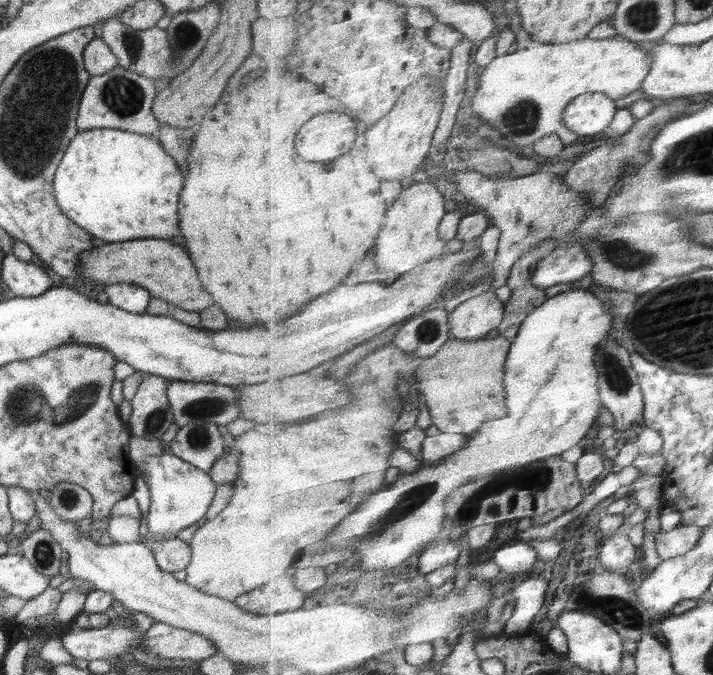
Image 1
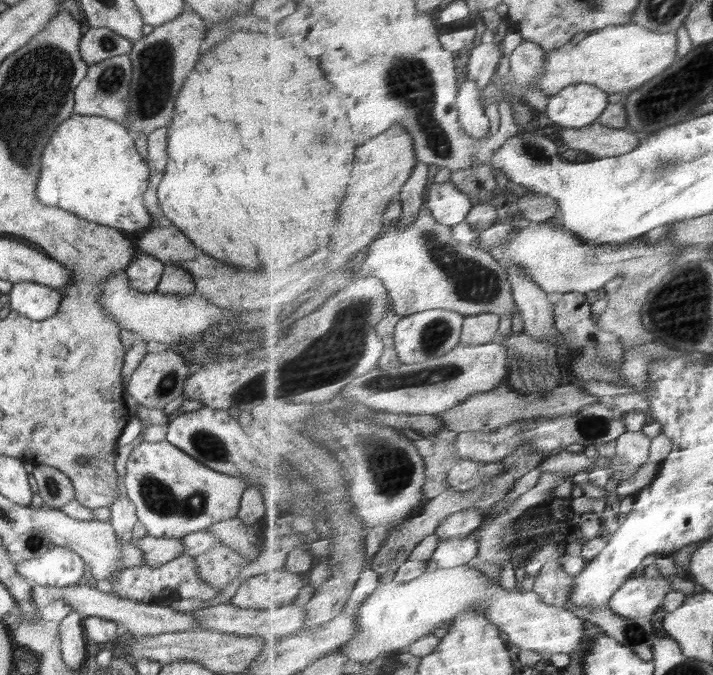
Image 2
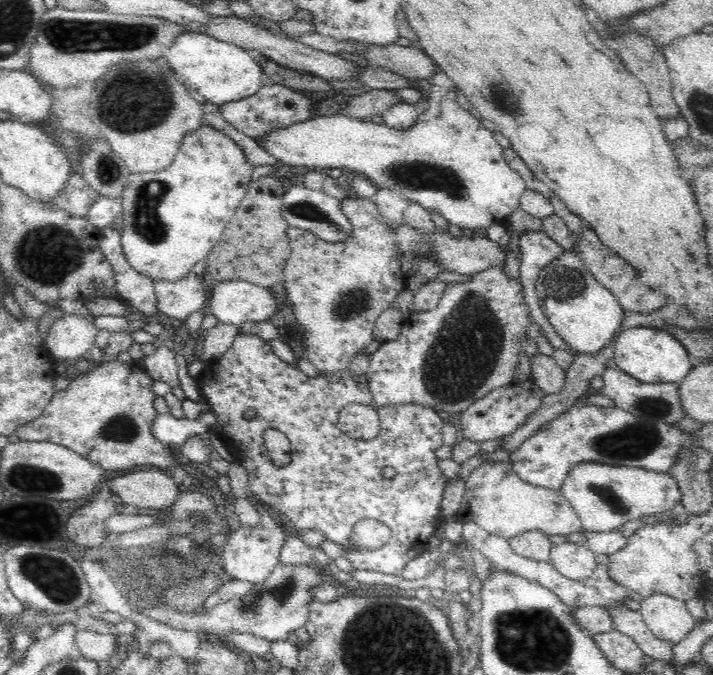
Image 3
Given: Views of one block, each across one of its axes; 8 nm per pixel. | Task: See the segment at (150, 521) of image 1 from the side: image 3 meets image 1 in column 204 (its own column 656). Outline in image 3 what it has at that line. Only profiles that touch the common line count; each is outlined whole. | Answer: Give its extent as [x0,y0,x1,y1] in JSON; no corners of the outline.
[560,462,682,532]

